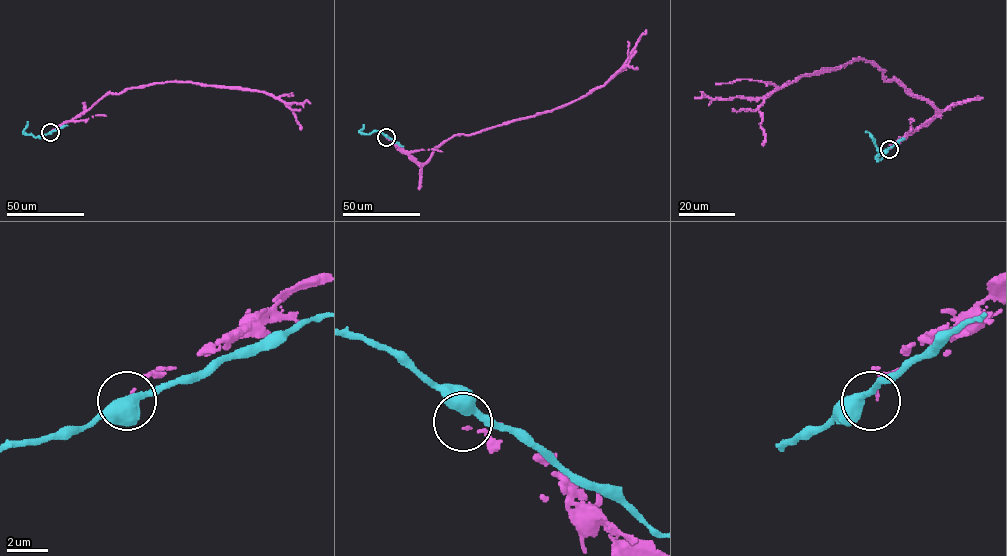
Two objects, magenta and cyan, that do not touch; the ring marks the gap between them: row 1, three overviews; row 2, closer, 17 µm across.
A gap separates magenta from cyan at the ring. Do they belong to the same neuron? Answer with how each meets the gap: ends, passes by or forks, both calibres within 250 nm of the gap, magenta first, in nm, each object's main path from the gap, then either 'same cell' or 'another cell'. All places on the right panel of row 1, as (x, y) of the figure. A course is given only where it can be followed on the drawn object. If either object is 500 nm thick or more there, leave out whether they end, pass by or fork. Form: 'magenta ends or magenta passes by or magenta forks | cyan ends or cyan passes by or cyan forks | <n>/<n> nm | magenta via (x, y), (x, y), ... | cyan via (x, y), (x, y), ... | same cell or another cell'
magenta ends | cyan passes by | 120/480 nm | magenta via (890, 149), (936, 109), (865, 60), (761, 97), (695, 98) | cyan via (888, 149), (877, 156), (879, 159), (883, 154), (865, 131) | another cell

